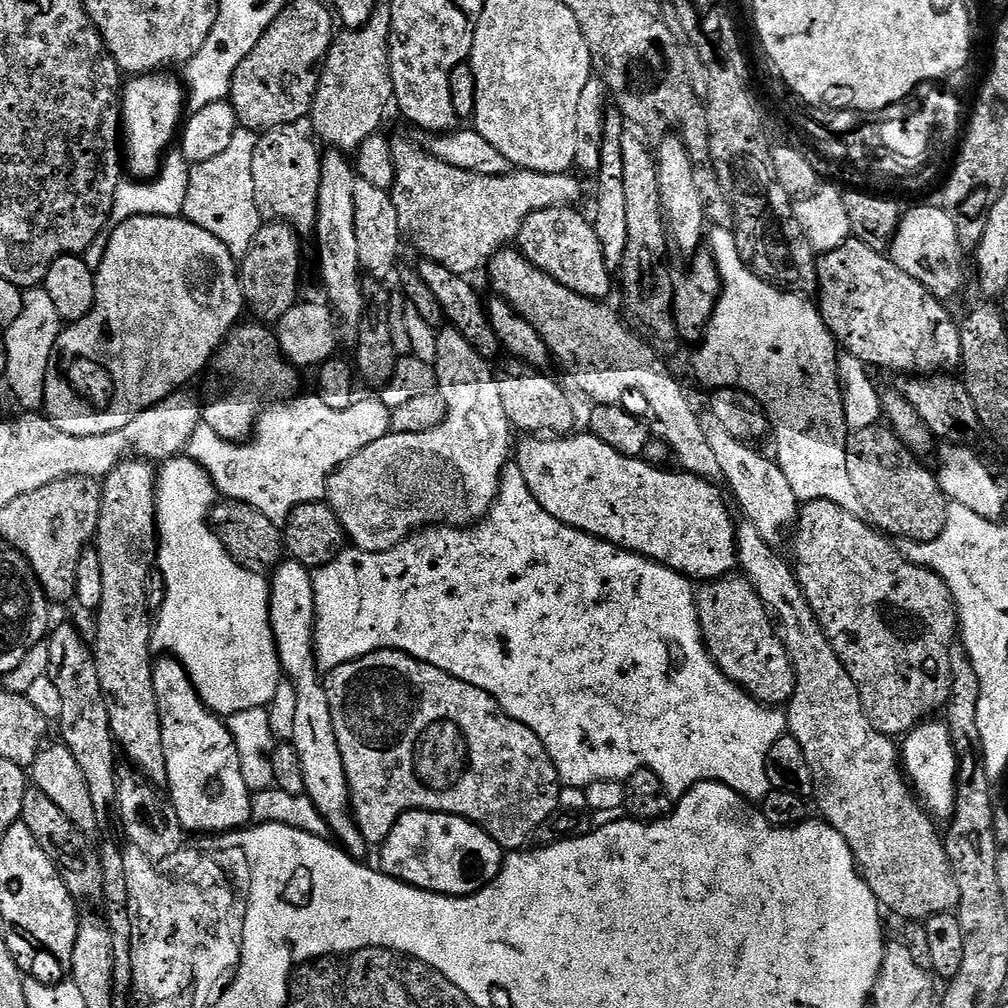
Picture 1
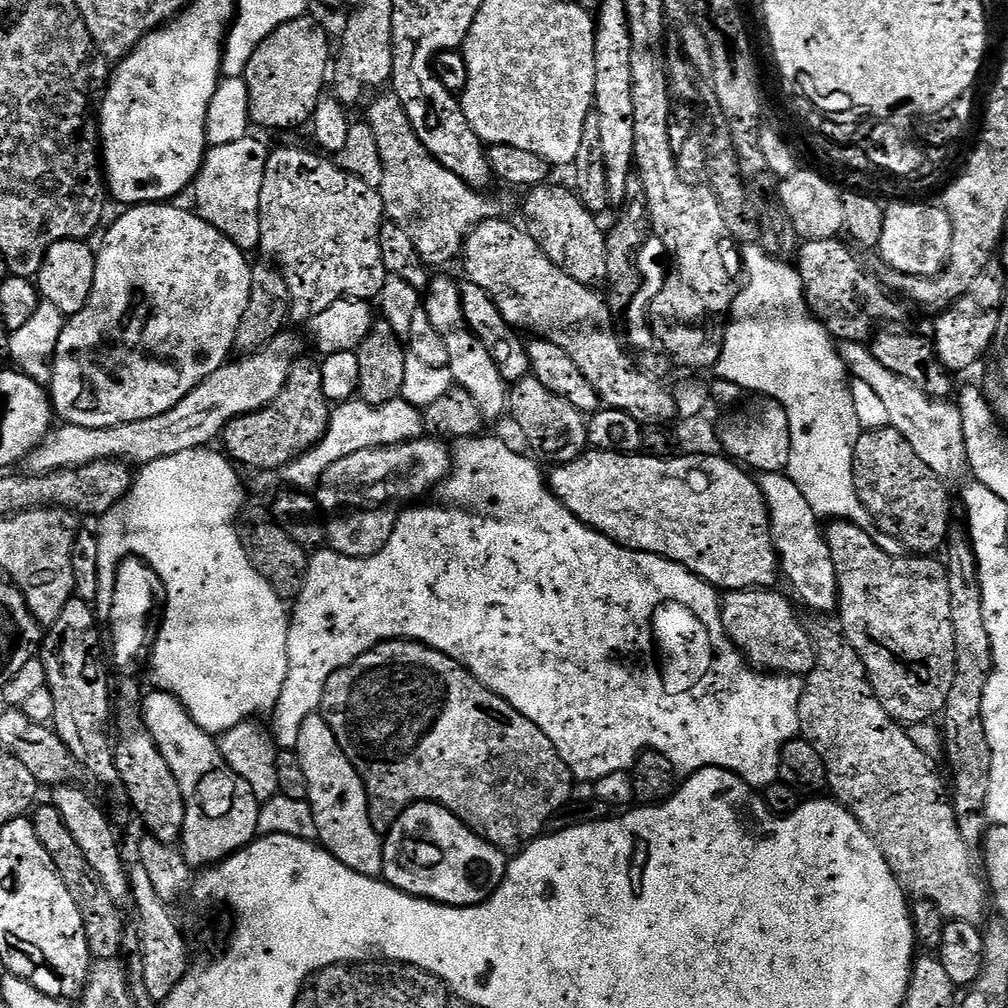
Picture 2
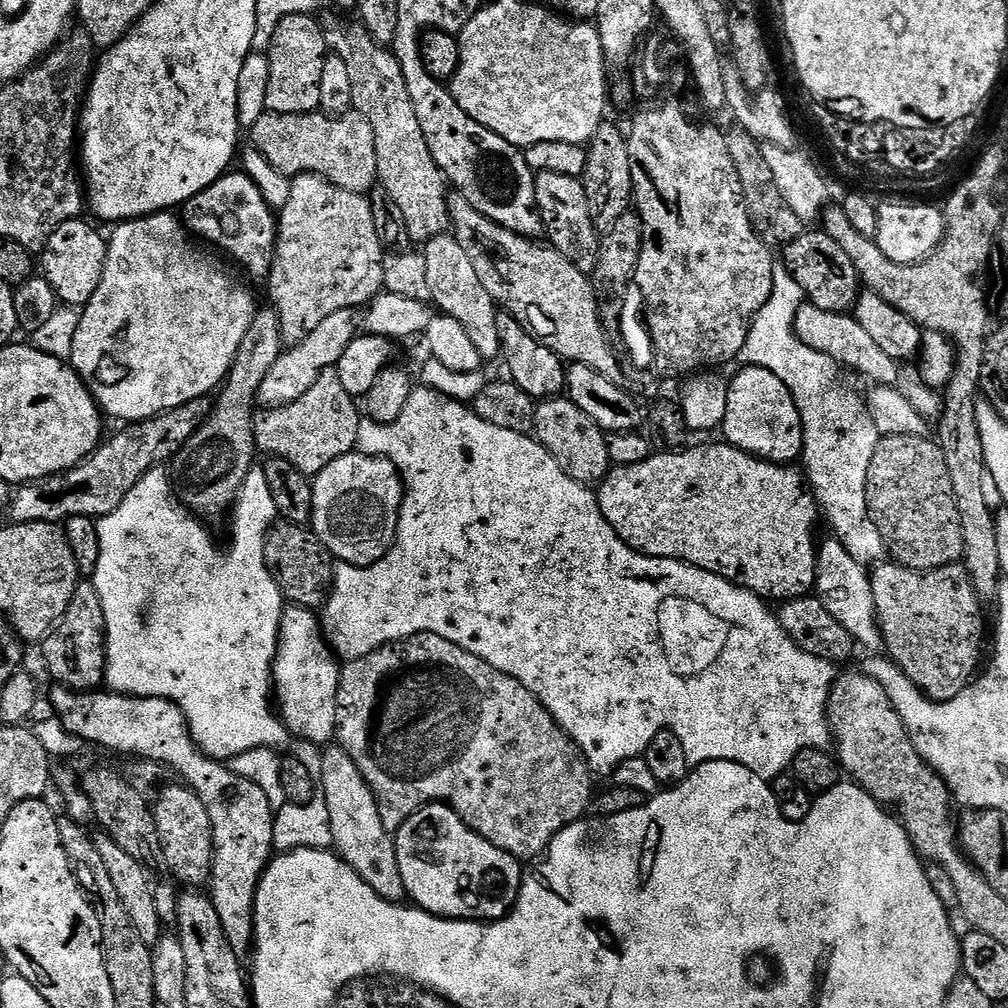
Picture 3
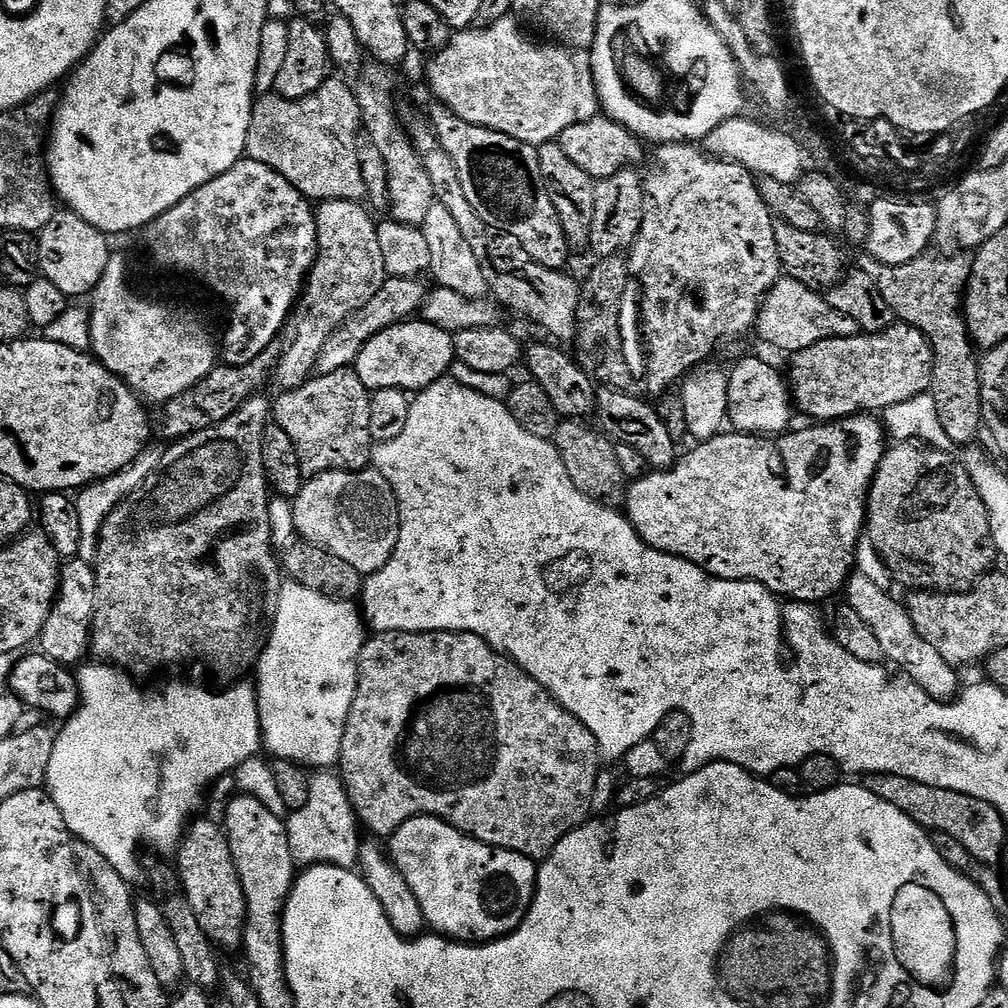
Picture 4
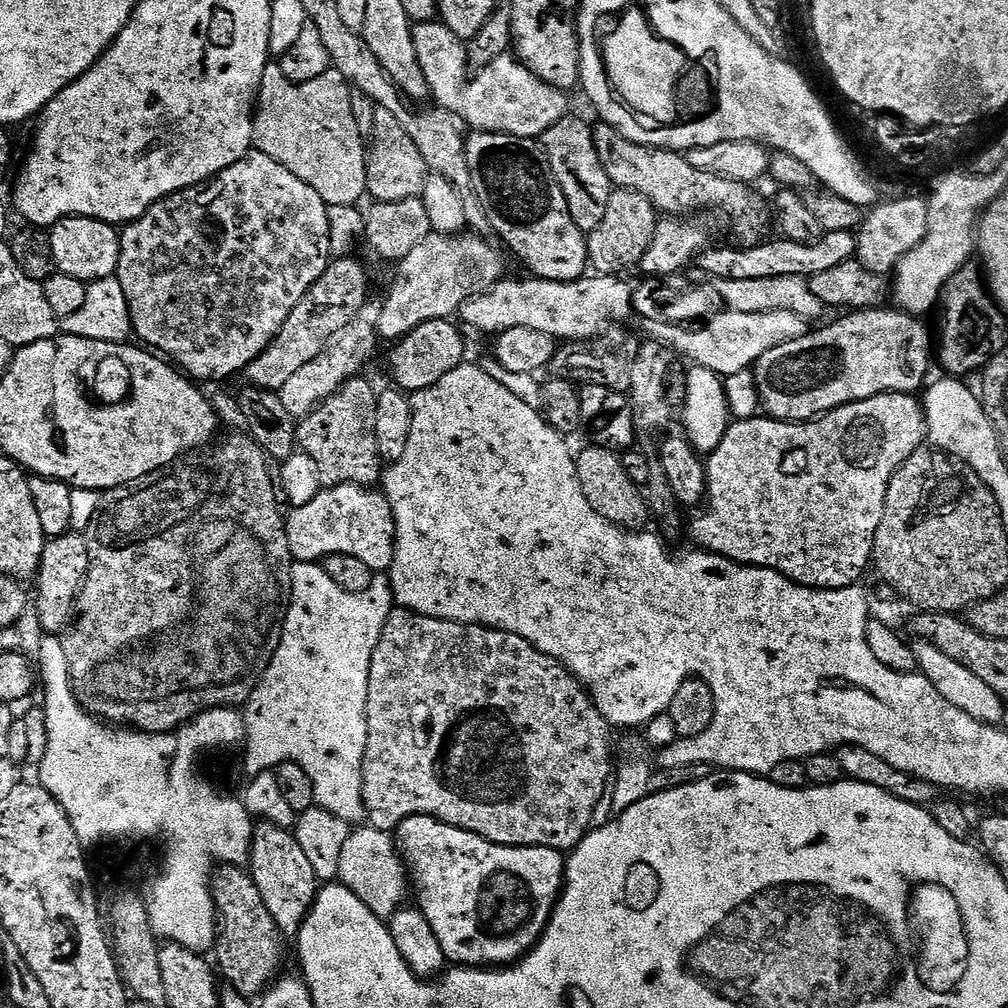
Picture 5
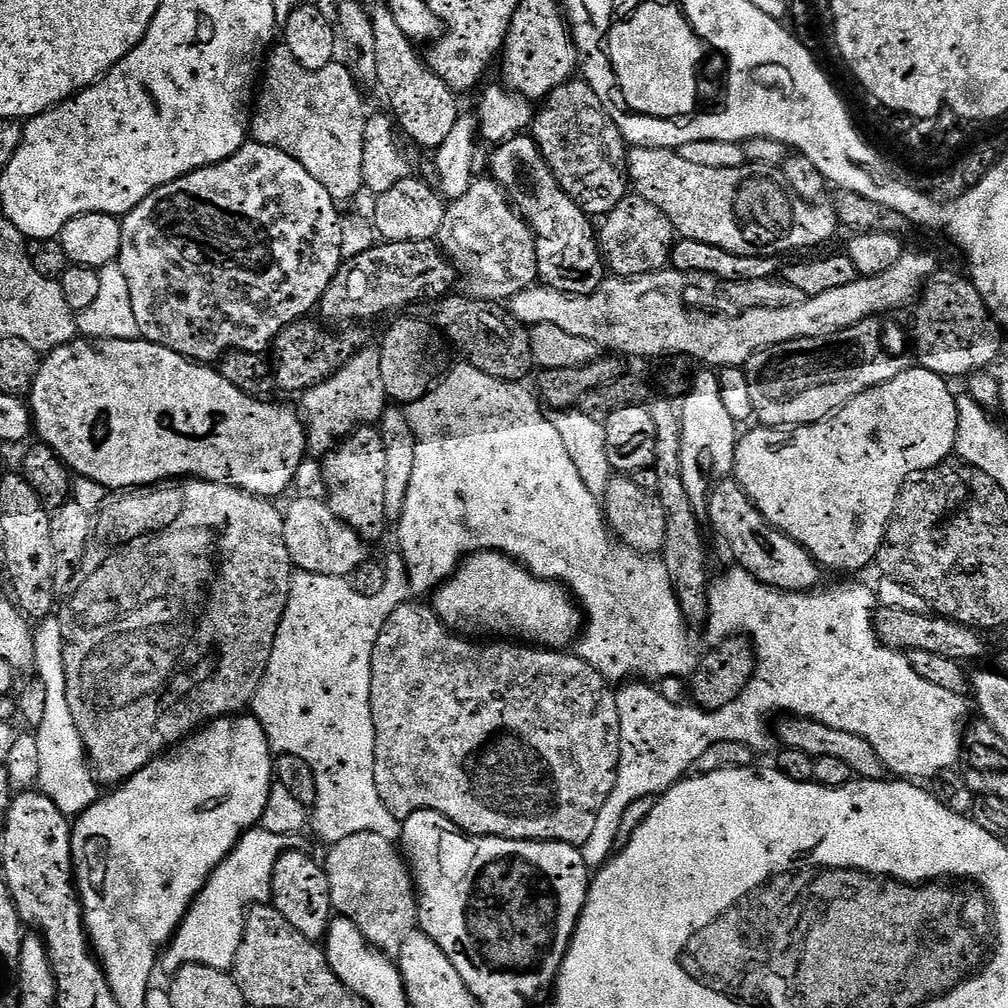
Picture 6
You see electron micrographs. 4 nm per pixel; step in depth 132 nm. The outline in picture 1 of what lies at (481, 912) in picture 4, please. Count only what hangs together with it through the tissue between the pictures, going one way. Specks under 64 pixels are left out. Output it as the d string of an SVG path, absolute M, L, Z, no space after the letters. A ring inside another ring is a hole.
M407 812L394 822L394 830L379 845L380 864L384 875L392 876L409 884L412 888L420 888L423 892L437 892L439 896L473 896L487 884L496 880L500 867L504 864L505 849L500 847L490 834L483 832L477 824L472 824L461 816L451 816L445 812Z

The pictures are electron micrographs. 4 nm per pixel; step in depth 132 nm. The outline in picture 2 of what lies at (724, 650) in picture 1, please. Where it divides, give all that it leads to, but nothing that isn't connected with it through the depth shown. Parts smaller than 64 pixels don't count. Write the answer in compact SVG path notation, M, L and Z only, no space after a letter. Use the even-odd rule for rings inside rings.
M747 588L741 592L728 592L720 606L724 630L753 669L769 674L807 677L816 665L813 633L808 633L808 628L800 621L795 606L776 591Z

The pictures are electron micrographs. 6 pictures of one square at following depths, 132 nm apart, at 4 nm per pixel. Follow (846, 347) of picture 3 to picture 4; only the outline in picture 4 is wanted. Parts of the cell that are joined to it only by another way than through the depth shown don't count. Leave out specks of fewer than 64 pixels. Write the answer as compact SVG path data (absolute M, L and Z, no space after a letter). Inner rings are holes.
M781 278L777 280L768 295L756 319L755 335L760 335L772 348L780 352L795 354L806 350L806 346L814 346L814 342L822 342L826 338L850 338L861 335L858 322L854 318L846 318L846 314L838 314L834 306L817 289L808 288L802 282Z

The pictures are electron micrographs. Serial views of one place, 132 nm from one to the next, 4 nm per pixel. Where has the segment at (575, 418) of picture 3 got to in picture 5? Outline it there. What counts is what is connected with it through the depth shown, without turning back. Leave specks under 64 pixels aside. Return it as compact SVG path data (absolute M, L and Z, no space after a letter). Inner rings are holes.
M587 447L575 457L578 482L582 486L582 494L586 494L586 502L590 502L590 506L599 516L626 532L647 529L650 504L645 499L641 485L630 482L630 477L624 469L623 459L609 448Z

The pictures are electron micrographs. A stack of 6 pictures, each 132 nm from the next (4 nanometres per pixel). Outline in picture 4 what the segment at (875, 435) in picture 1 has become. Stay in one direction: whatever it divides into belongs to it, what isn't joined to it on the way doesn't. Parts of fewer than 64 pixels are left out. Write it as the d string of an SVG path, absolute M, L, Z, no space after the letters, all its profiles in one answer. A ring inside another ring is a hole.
M896 442L885 451L880 459L880 465L876 471L876 477L872 480L872 486L868 490L868 503L866 505L866 540L872 543L874 551L880 555L880 560L892 571L892 576L900 584L905 584L911 590L921 592L963 592L972 587L985 572L997 563L996 548L992 545L990 524L986 514L986 506L974 486L974 482L968 477L968 471L959 459L951 456L951 451L925 446L920 442Z

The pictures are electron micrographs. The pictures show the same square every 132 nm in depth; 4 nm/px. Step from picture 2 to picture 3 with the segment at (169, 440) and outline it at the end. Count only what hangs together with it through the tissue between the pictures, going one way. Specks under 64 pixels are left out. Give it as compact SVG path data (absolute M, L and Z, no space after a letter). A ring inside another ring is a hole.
M353 309L338 310L338 314L330 314L330 318L318 322L310 334L306 334L299 342L285 347L280 357L266 370L266 378L262 378L262 386L256 391L256 399L265 409L280 408L283 404L294 402L314 386L316 377L327 368L335 368L346 348L358 335L358 320Z

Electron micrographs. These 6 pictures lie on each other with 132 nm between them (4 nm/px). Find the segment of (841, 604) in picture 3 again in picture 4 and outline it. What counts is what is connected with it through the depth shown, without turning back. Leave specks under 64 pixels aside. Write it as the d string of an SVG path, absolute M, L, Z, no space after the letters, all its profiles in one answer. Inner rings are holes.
M849 575L846 585L847 607L855 610L858 618L862 618L862 622L866 622L870 630L874 630L887 663L897 664L900 667L897 669L903 670L914 683L922 686L922 690L926 690L926 694L930 694L934 699L951 701L962 688L962 683L960 684L959 678L956 677L957 669L948 664L946 658L942 658L942 654L938 654L938 650L934 650L934 646L930 646L930 642L922 638L922 634L918 634L903 603L899 604L894 597L888 596L887 590L879 588L870 577L856 575Z

